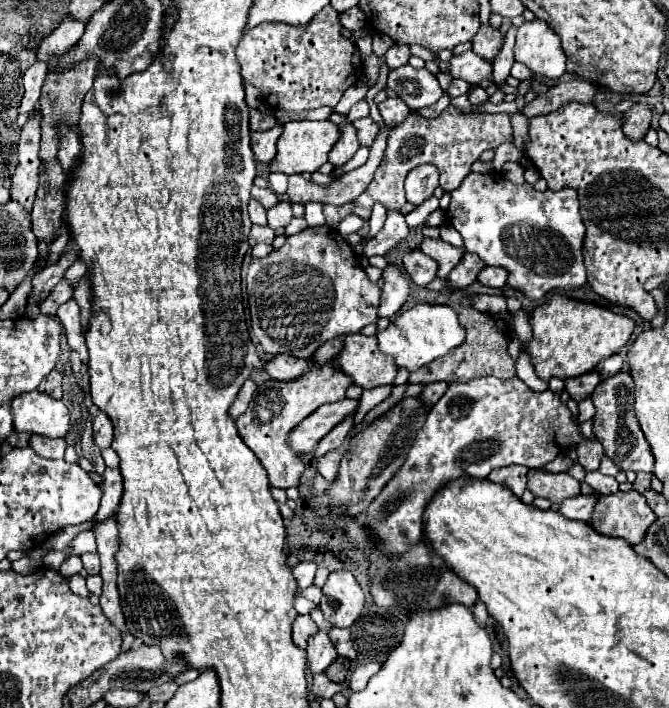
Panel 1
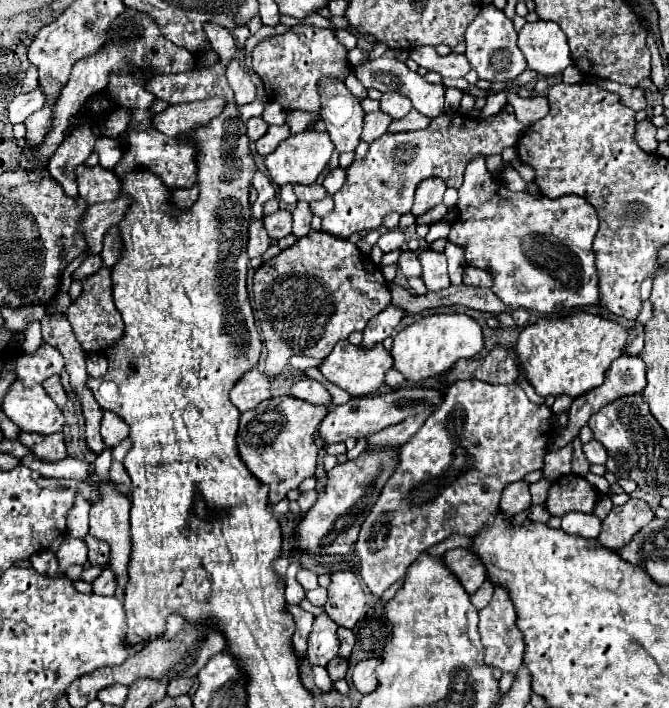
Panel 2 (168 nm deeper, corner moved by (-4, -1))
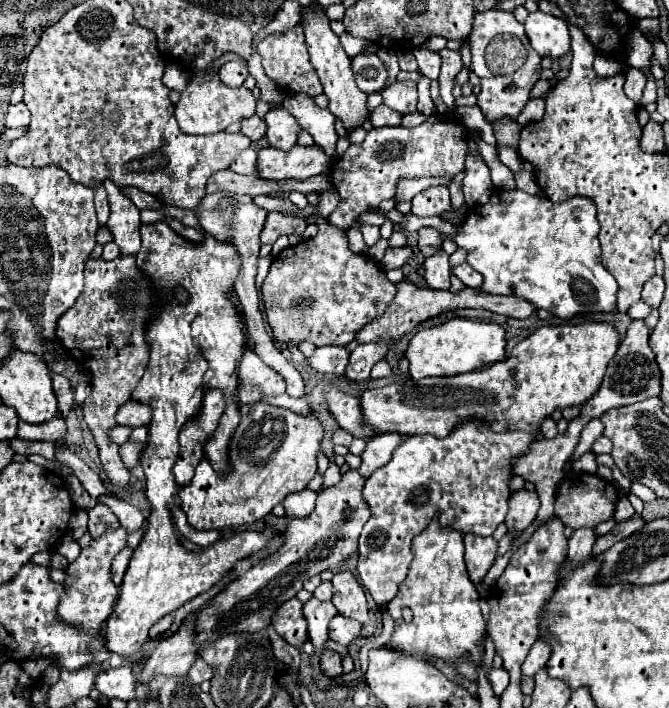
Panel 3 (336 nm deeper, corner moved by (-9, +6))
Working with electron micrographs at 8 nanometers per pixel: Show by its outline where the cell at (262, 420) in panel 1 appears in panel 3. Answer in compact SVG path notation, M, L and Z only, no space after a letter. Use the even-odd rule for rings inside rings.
M255 403L255 405L241 405L241 423L233 433L231 447L229 447L229 457L231 457L231 469L227 475L219 475L213 471L209 461L201 461L195 469L195 477L187 487L181 489L181 509L187 515L187 521L195 529L223 529L243 525L243 523L253 523L271 509L281 503L289 493L303 491L307 483L313 479L317 471L317 453L321 449L321 439L323 439L323 425L317 417L315 411L309 415L299 415L291 409L285 407L275 407L269 403Z

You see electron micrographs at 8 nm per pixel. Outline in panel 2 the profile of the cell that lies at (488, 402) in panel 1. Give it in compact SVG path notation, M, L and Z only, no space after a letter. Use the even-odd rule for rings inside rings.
M456 380L454 384L450 384L450 388L446 390L446 396L444 396L444 404L436 412L432 412L428 416L428 420L422 424L422 428L398 450L398 468L390 476L390 480L386 482L386 486L382 488L376 504L372 506L370 516L364 520L362 530L358 534L356 554L358 554L358 560L360 560L360 576L362 576L364 584L366 584L366 588L370 590L370 594L382 596L394 582L398 582L398 580L404 578L408 566L418 558L418 554L422 554L430 546L442 542L450 534L476 536L482 528L492 526L494 518L498 514L498 502L500 502L500 496L502 496L502 490L506 488L506 484L518 482L528 472L534 472L534 470L542 468L542 464L544 464L542 460L544 460L546 450L548 450L548 424L550 424L550 416L552 416L552 410L548 406L536 406L536 404L532 404L528 400L528 396L524 394L524 390L520 388L520 384L498 384L498 386L494 386L494 384L482 384L478 380Z

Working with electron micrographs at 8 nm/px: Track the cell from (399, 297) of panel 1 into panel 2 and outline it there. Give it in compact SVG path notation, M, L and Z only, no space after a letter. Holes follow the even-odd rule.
M390 304L390 308L386 308L378 316L374 316L374 320L370 320L370 324L364 328L364 338L362 338L360 346L368 350L376 344L382 344L388 336L392 336L394 328L400 324L402 316L404 316L402 310L398 310Z

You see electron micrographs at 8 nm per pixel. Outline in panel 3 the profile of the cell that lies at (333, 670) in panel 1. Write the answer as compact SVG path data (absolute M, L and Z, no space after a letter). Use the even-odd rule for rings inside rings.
M323 649L323 653L321 653L321 669L323 669L323 673L327 677L337 677L337 675L343 673L341 671L341 661L343 661L343 657L339 653L335 653L331 649Z

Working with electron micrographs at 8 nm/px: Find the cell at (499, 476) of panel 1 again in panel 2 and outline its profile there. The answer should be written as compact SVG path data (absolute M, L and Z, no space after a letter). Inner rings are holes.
M514 482L506 486L506 492L502 494L502 504L500 504L500 512L504 520L512 520L518 512L528 510L530 506L532 502L530 502L530 492L526 482Z

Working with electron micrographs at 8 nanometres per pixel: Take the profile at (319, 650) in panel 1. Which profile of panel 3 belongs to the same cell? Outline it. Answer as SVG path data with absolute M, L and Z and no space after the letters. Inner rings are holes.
M315 597L303 605L303 615L309 623L309 639L315 649L323 649L329 641L329 623L337 615L337 609L331 601L323 603Z

